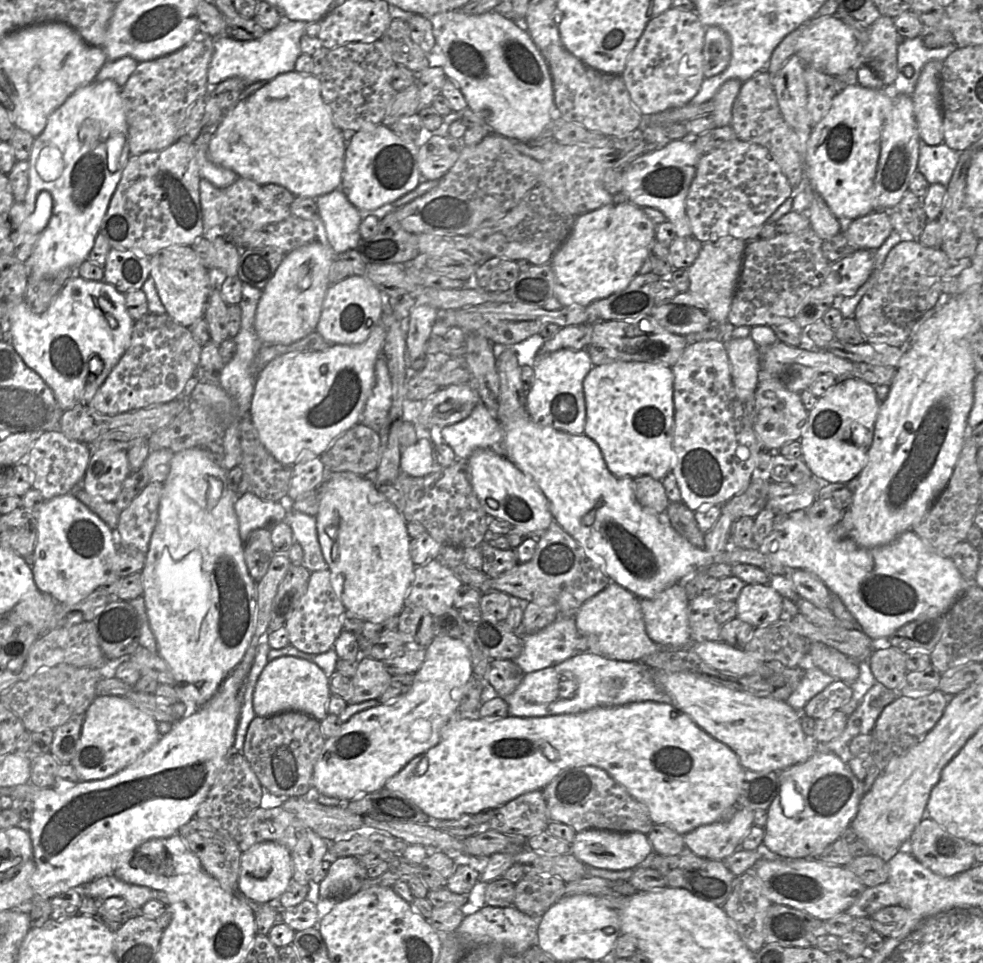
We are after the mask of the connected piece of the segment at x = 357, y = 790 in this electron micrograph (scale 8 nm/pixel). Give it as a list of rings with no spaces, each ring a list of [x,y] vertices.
[[[435,636],[426,647],[424,662],[415,673],[412,687],[406,694],[389,703],[380,703],[376,707],[356,713],[342,723],[334,736],[325,740],[314,766],[313,788],[326,796],[349,801],[382,789],[386,781],[409,761],[439,742],[442,729],[454,718],[454,712],[472,673],[470,652],[464,642],[449,636]]]

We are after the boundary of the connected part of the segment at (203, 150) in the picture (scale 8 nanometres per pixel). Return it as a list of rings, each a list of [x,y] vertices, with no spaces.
[[[201,132],[194,142],[196,144],[196,160],[200,179],[204,178],[217,188],[225,189],[233,184],[239,176],[231,169],[222,167],[211,161],[208,155],[208,143],[211,137],[212,133],[203,134]]]

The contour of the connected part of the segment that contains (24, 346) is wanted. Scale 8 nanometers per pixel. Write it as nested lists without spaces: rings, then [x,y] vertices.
[[[74,275],[64,284],[44,313],[33,313],[25,301],[12,310],[9,342],[24,363],[49,386],[62,411],[66,411],[76,404],[88,405],[128,349],[134,322],[126,310],[125,294],[103,280],[86,280]]]

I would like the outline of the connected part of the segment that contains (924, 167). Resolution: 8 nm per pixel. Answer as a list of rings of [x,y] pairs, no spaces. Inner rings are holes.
[[[920,139],[917,170],[929,184],[942,184],[947,187],[959,162],[961,152],[942,143],[930,146]]]

